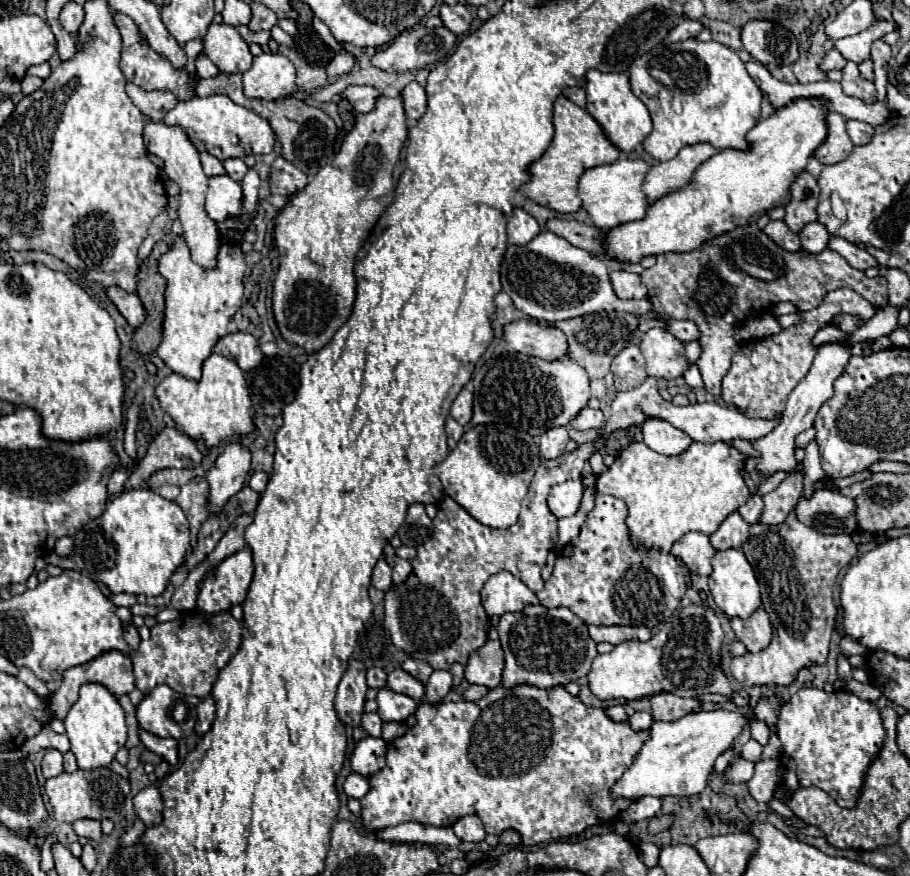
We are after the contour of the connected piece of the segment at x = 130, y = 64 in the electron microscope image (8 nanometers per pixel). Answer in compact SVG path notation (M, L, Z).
M115 13L113 21L115 21L115 27L119 29L121 39L123 39L119 67L121 67L123 75L127 77L127 81L139 85L145 91L171 91L177 97L177 101L189 101L189 99L193 99L195 87L197 87L197 81L199 81L197 75L191 77L187 73L187 69L175 69L173 63L169 63L169 59L165 59L163 55L159 55L157 51L153 51L149 47L149 43L141 37L141 33L139 33L137 25L133 23L133 19L129 19L129 15Z

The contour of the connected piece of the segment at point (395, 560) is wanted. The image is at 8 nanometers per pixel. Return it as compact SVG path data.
M387 557L387 563L391 567L391 575L393 575L393 583L403 583L409 573L411 573L411 563L401 559L401 557Z

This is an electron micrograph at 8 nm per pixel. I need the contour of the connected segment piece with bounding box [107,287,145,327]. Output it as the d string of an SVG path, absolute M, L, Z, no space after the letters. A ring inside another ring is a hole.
M109 287L109 289L107 289L107 295L109 295L109 299L117 305L117 309L119 309L121 315L127 319L129 325L139 327L139 325L145 321L143 303L141 303L141 299L139 299L135 293L127 293L127 291L119 289L119 287Z

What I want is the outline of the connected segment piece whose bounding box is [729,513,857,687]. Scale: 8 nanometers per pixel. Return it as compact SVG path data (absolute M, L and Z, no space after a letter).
M791 513L781 525L751 525L743 553L761 583L763 609L773 625L773 641L759 653L731 657L729 669L743 687L787 687L797 679L799 669L827 659L837 613L831 591L839 571L857 555L857 543L853 543L851 535L823 535L799 523Z

